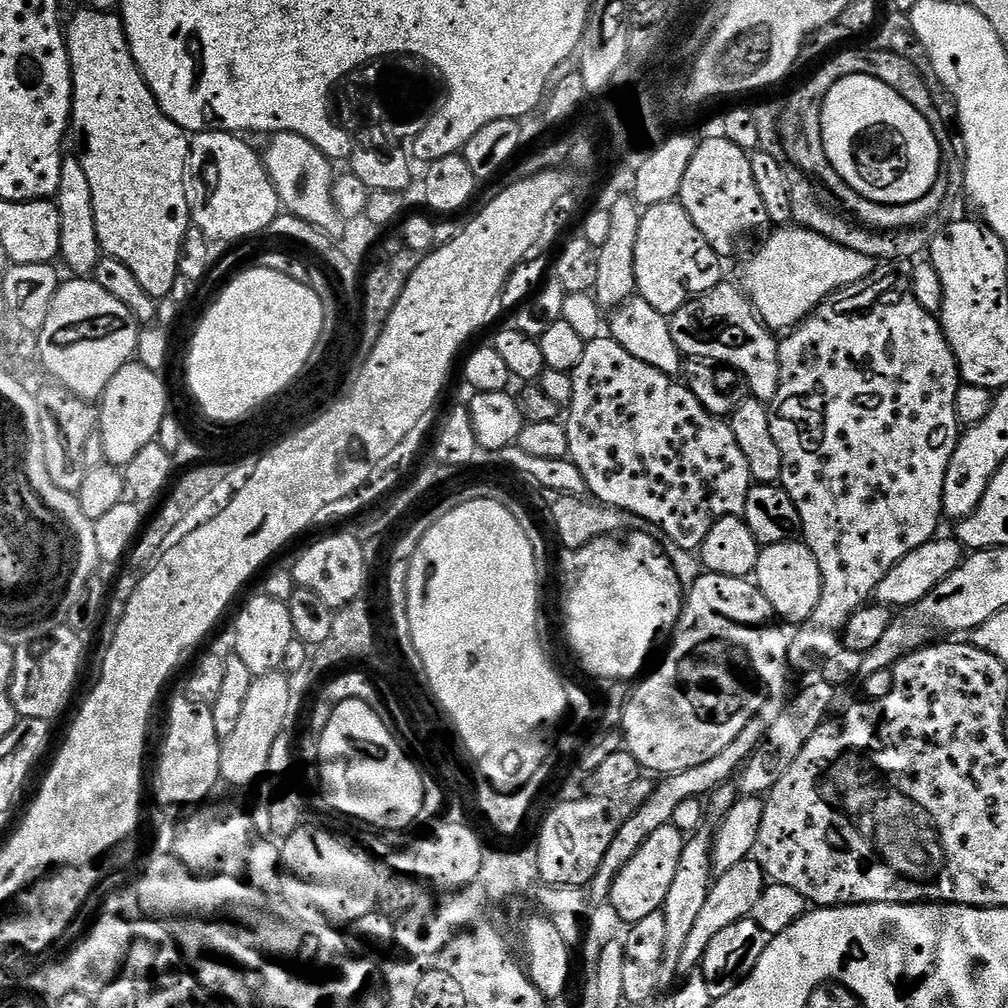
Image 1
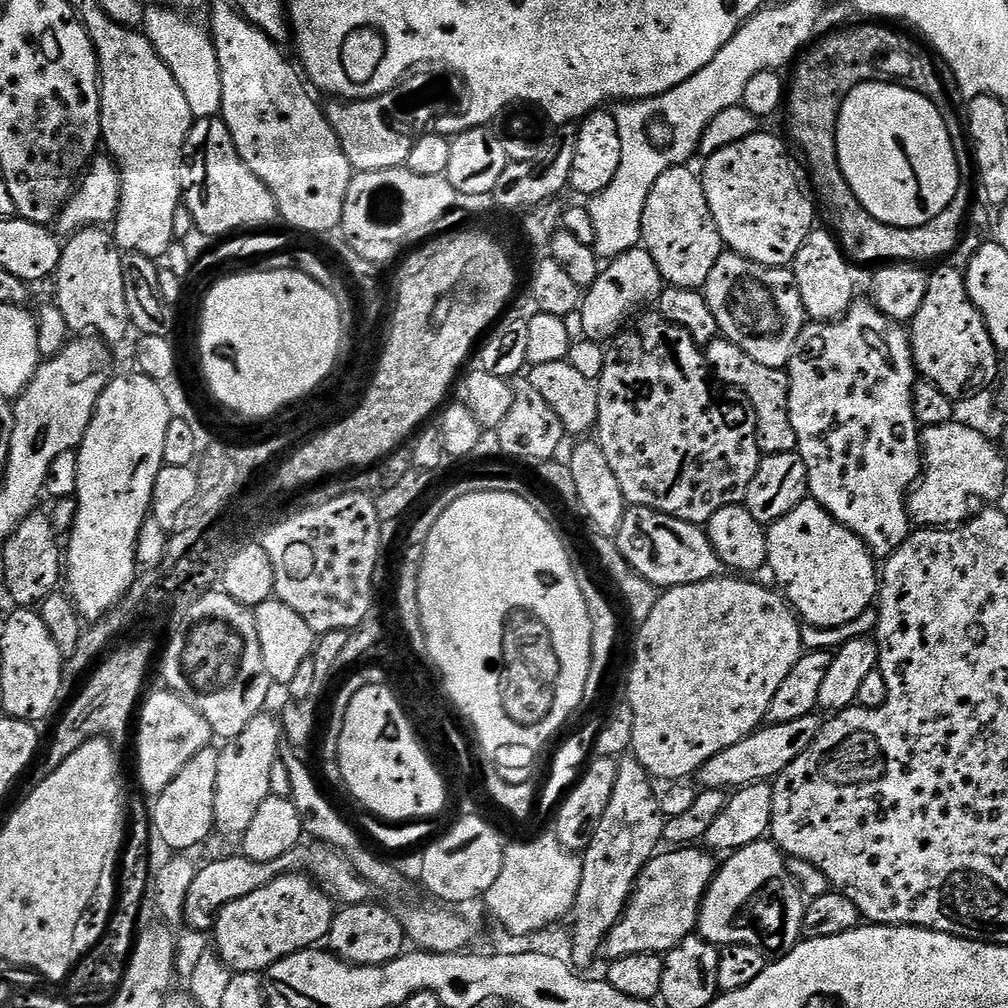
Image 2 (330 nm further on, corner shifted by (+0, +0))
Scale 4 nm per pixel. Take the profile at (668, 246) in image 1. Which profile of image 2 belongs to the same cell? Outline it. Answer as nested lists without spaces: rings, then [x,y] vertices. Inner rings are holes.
[[[688,166],[671,168],[654,182],[642,214],[642,247],[654,258],[665,285],[700,290],[725,246],[706,202],[704,181],[690,169]]]

